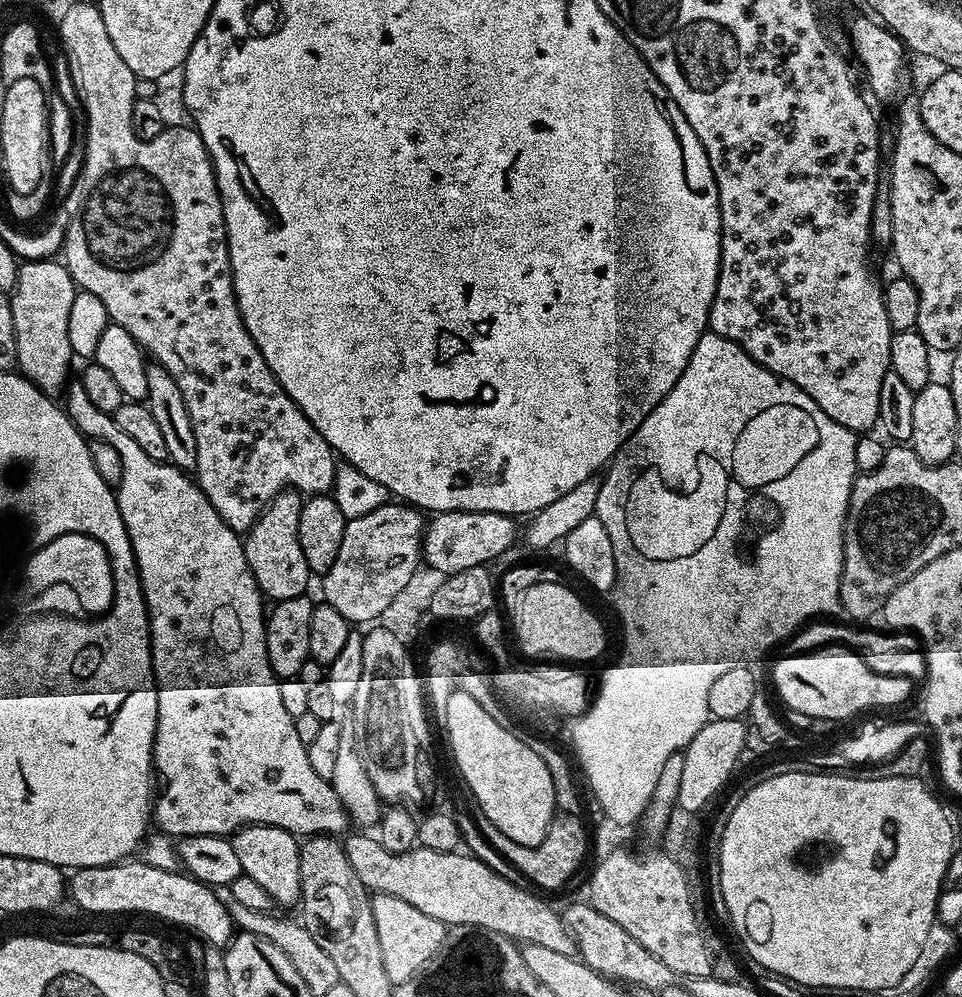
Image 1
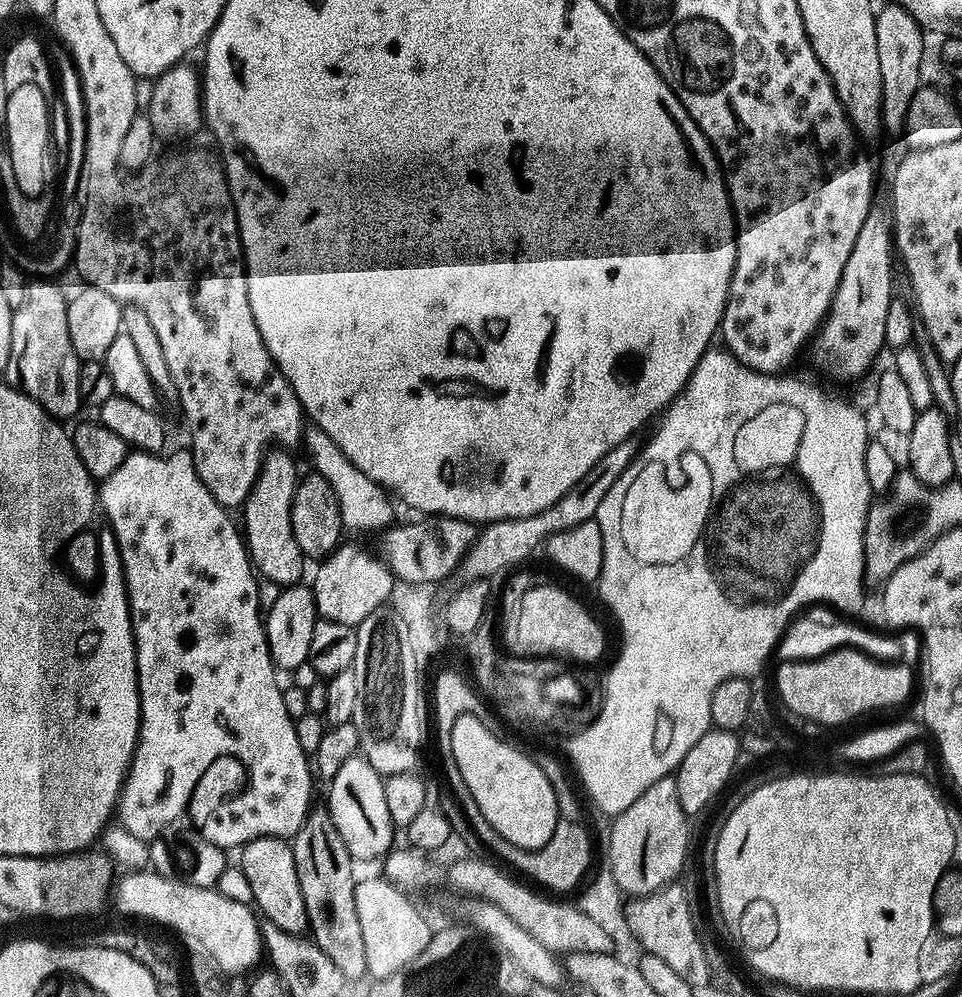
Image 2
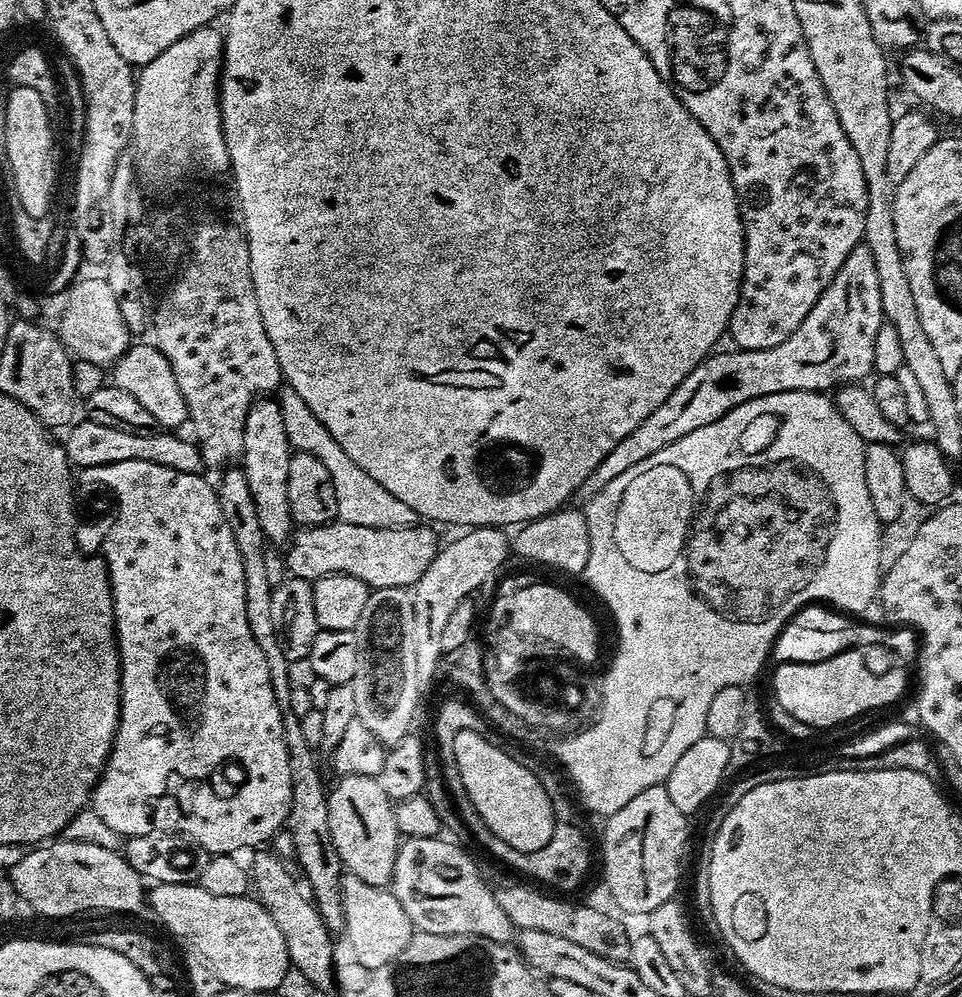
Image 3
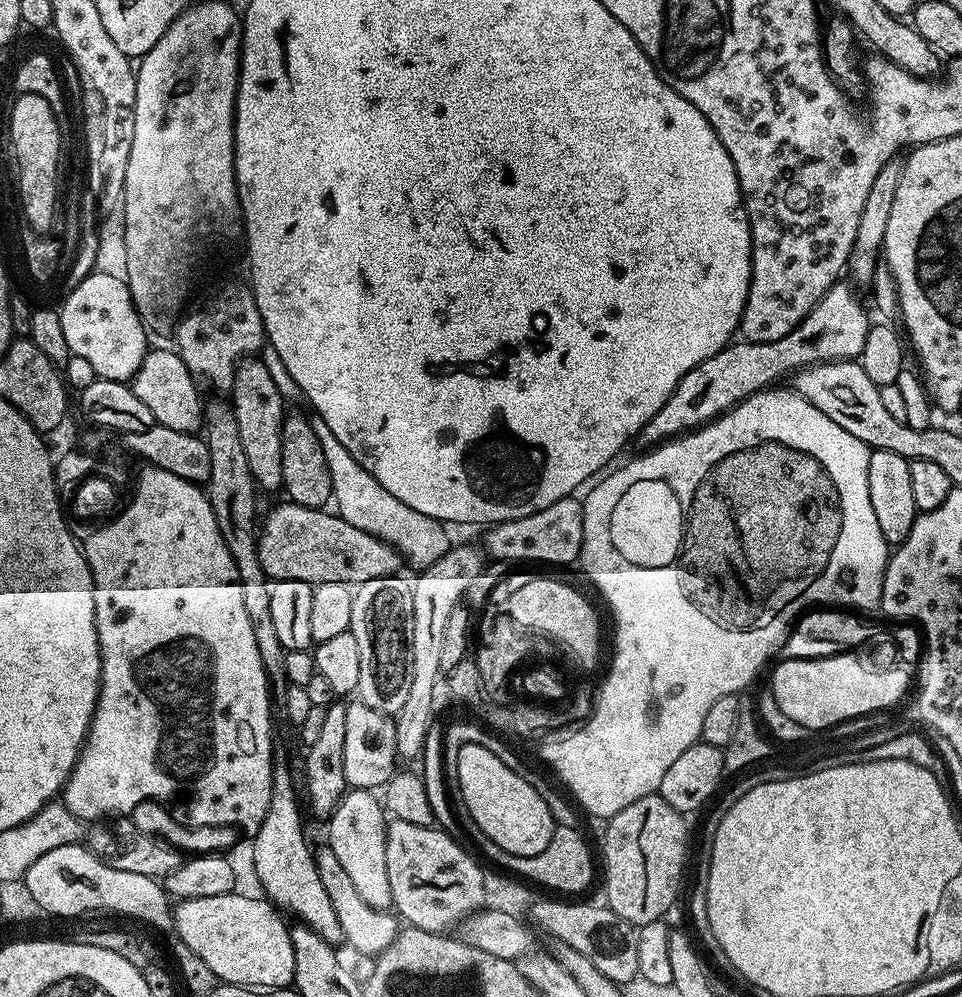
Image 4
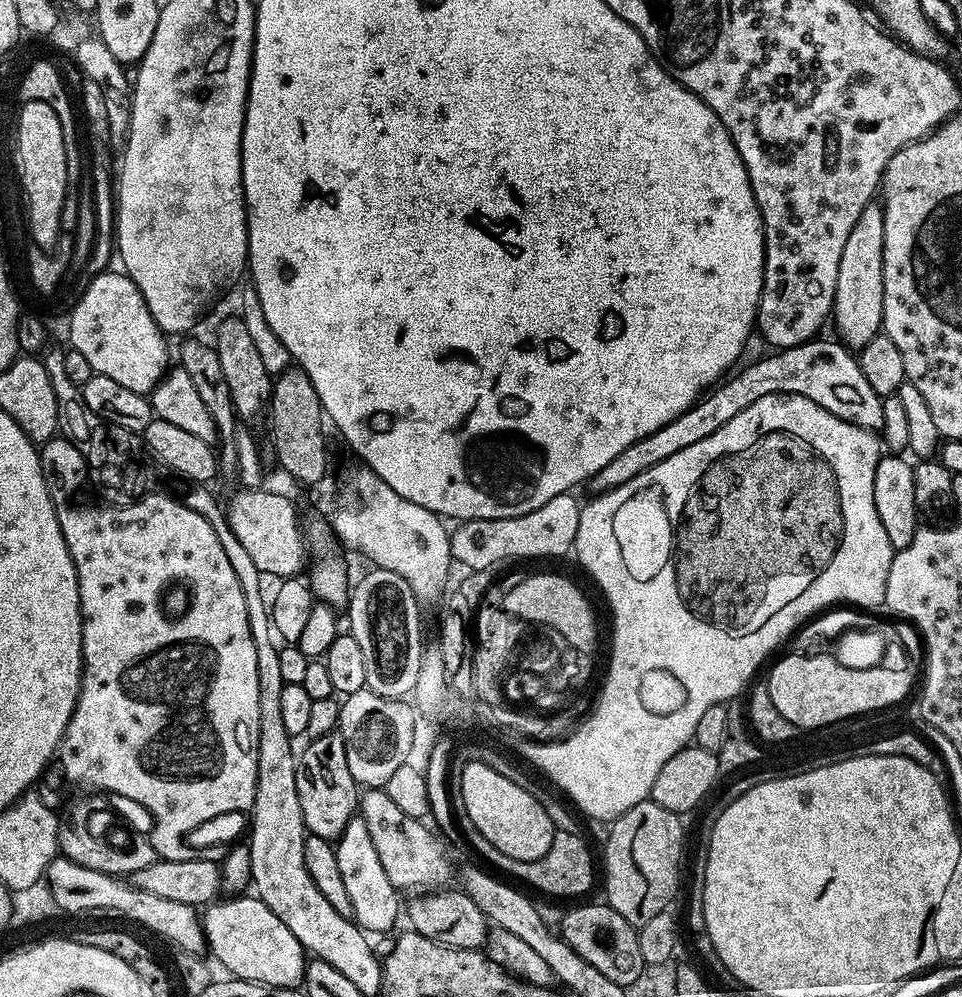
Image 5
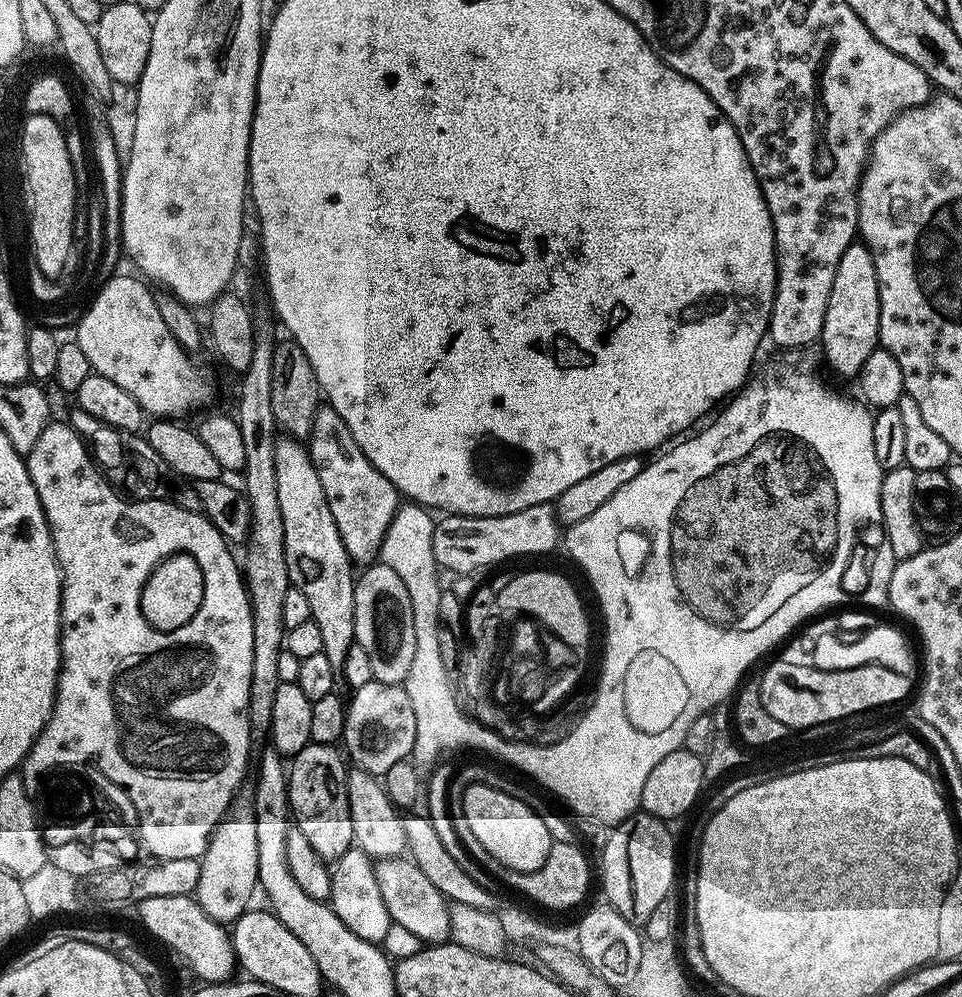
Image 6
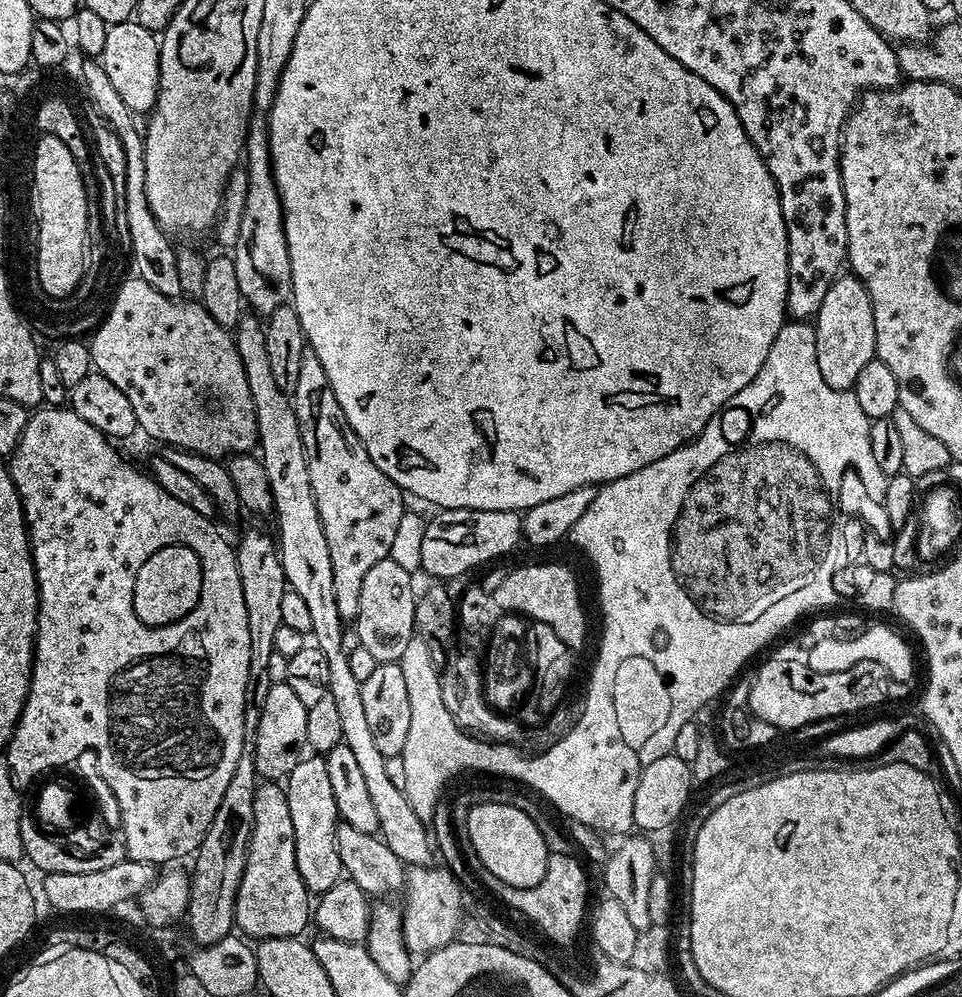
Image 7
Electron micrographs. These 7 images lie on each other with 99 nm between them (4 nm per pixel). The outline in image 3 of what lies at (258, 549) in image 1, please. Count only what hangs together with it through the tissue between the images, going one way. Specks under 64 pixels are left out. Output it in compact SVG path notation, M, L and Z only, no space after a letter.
M255 399L246 416L242 467L246 474L246 482L250 486L250 494L254 494L254 506L258 510L262 534L269 545L283 545L294 531L290 498L286 494L286 486L290 482L290 458L293 451L286 434L286 422L282 422L279 399Z

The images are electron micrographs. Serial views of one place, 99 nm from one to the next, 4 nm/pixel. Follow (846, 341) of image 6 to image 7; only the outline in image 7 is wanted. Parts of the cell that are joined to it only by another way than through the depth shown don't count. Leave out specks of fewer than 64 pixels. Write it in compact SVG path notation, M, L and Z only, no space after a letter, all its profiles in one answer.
M851 274L837 276L830 290L826 290L826 298L822 298L822 306L814 318L814 323L818 370L822 370L826 386L839 392L855 389L862 366L866 366L866 362L873 360L876 355L874 310L864 283Z

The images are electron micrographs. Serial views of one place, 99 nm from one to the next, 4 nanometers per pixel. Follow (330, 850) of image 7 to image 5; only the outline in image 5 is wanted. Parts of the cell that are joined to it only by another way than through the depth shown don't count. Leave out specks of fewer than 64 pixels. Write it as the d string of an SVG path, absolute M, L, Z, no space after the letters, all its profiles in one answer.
M339 730L305 745L304 753L301 751L296 761L298 802L302 805L304 826L311 835L335 842L358 812L358 785L346 763L346 746Z

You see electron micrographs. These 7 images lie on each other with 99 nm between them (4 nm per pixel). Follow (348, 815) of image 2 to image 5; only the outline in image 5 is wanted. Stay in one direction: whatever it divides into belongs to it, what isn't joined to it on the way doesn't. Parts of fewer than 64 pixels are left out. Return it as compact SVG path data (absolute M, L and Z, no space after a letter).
M354 818L342 830L339 840L335 841L338 870L342 870L342 883L346 885L346 895L352 907L351 919L364 929L365 933L388 932L402 916L401 893L386 878L386 870L382 870L382 861L378 859L378 850L374 850L374 842L370 842L370 830L366 830L366 822Z

